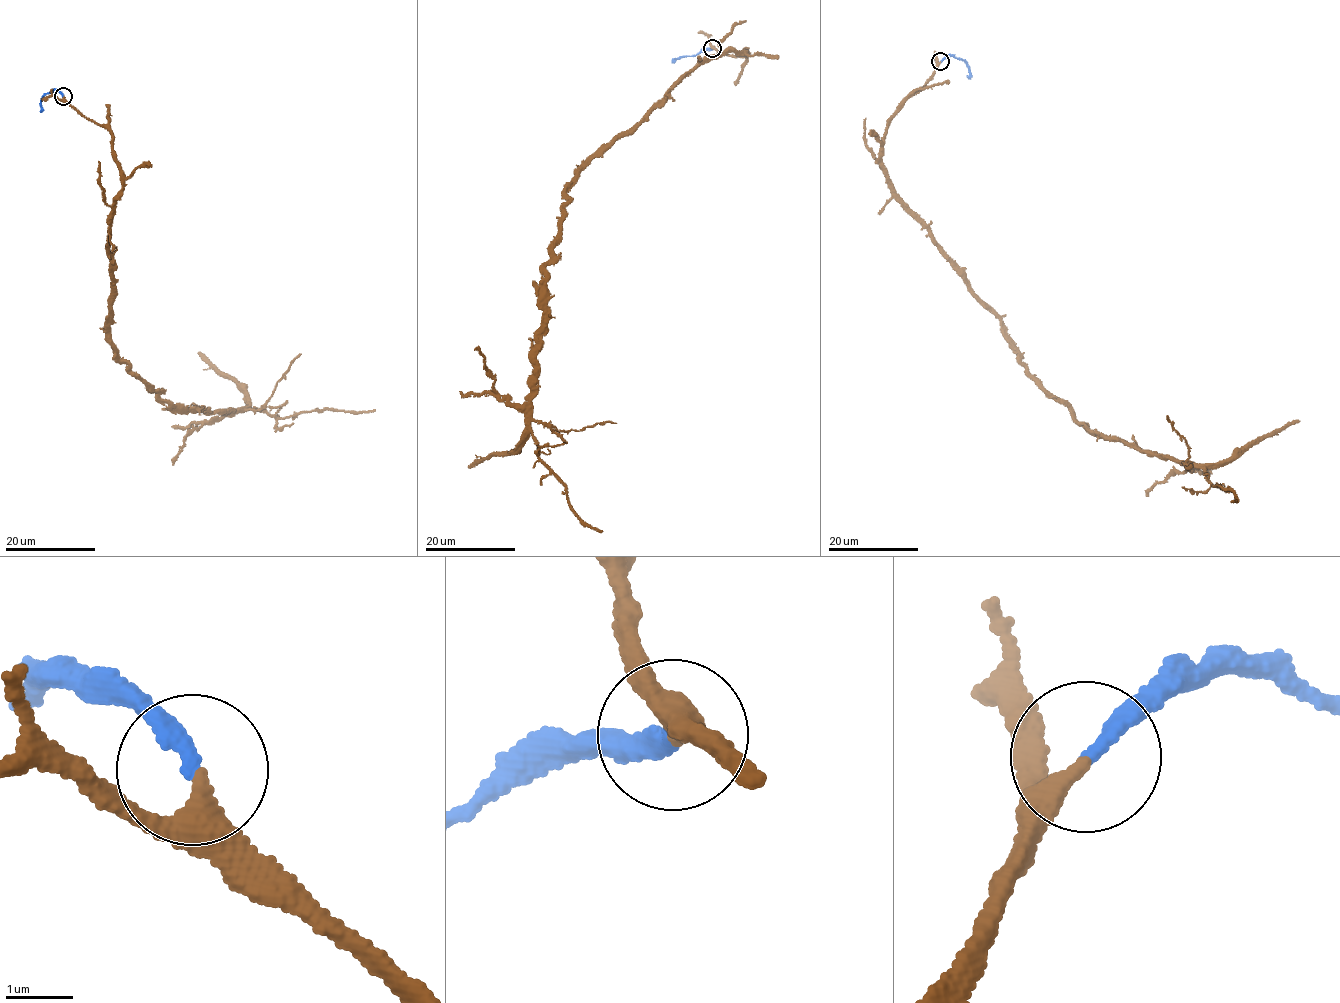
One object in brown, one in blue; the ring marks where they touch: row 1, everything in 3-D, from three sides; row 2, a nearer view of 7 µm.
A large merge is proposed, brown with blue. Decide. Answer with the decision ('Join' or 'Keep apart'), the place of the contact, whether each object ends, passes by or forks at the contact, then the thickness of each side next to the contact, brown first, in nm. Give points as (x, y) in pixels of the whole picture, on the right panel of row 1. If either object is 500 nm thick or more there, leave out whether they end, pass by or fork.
Join. Place: (940, 61). At the ring brown ends. At the ring blue ends. Thickness 340 nm (brown) against 240 nm

